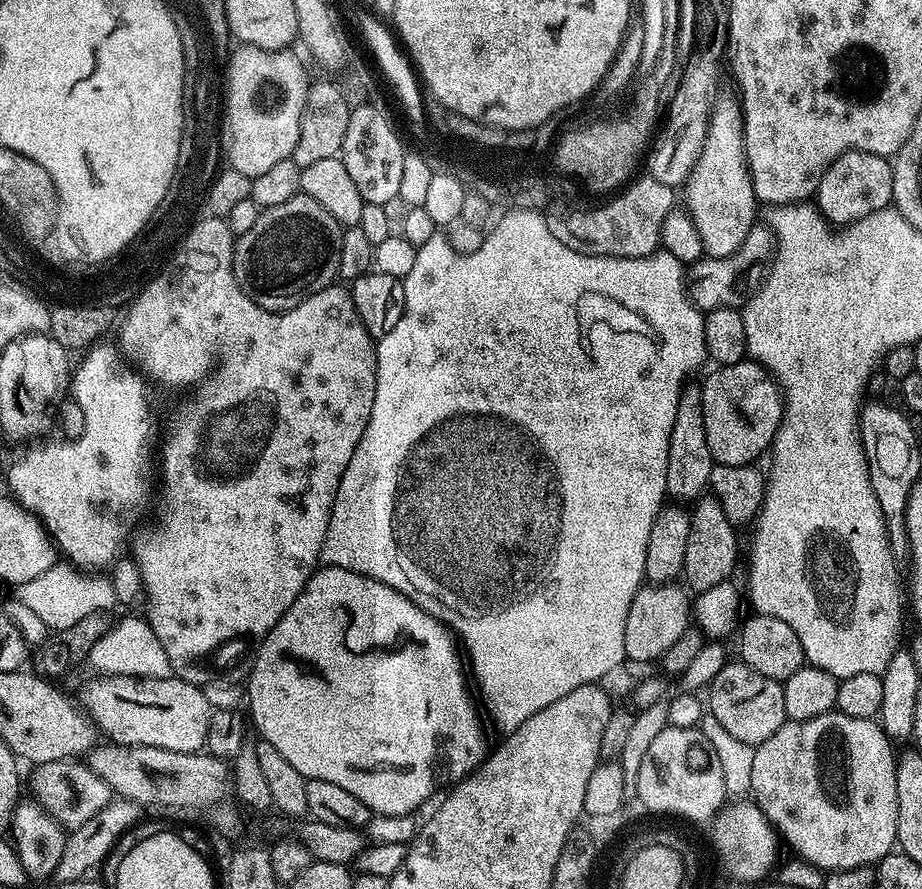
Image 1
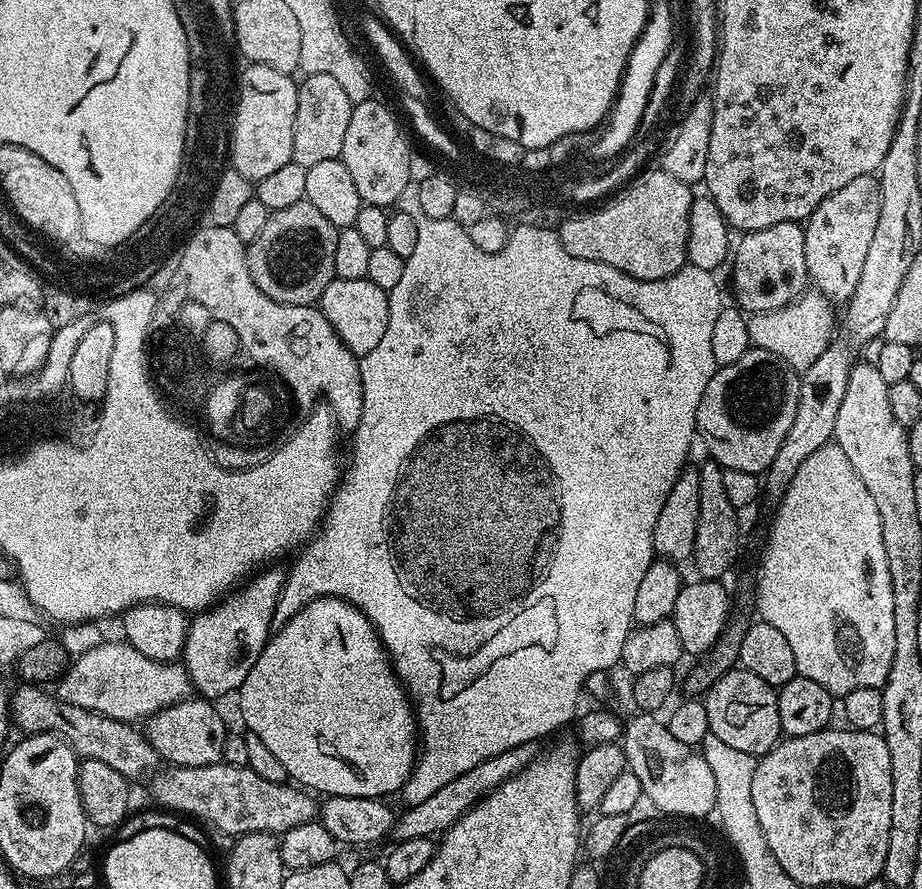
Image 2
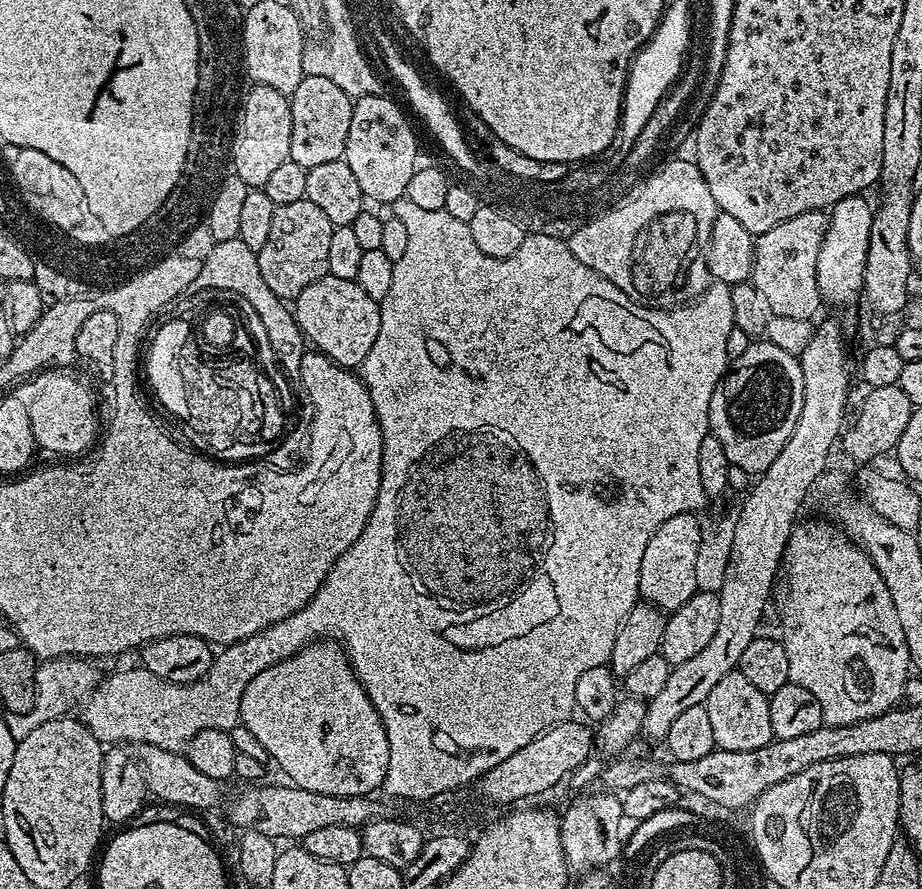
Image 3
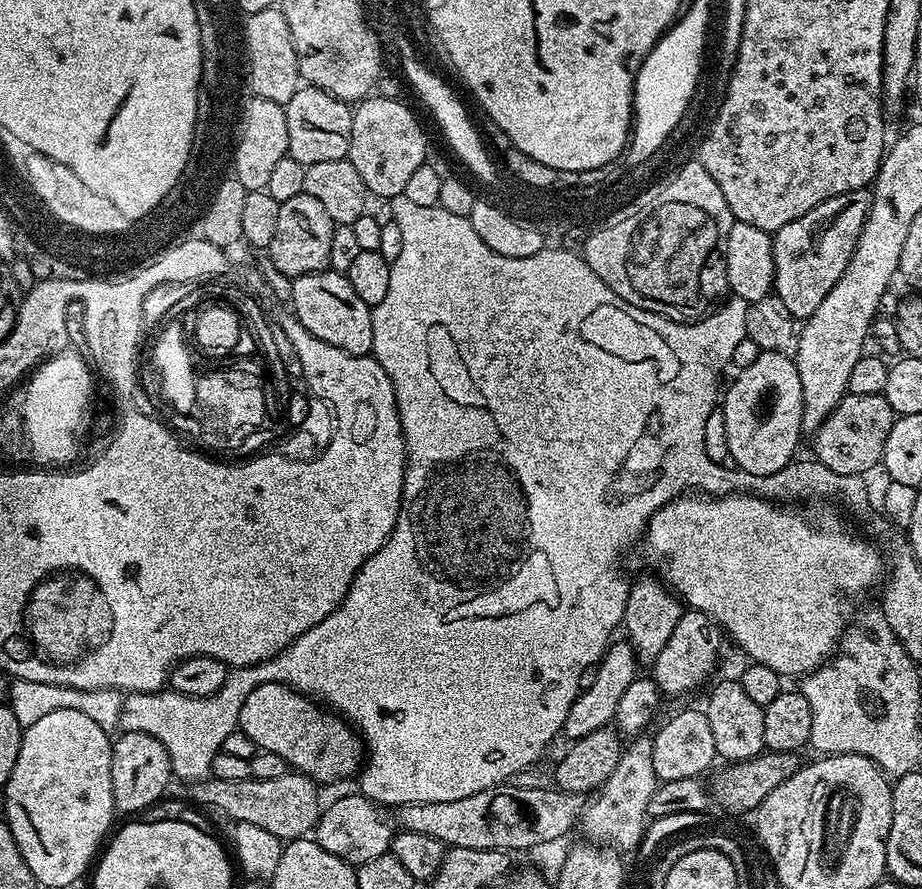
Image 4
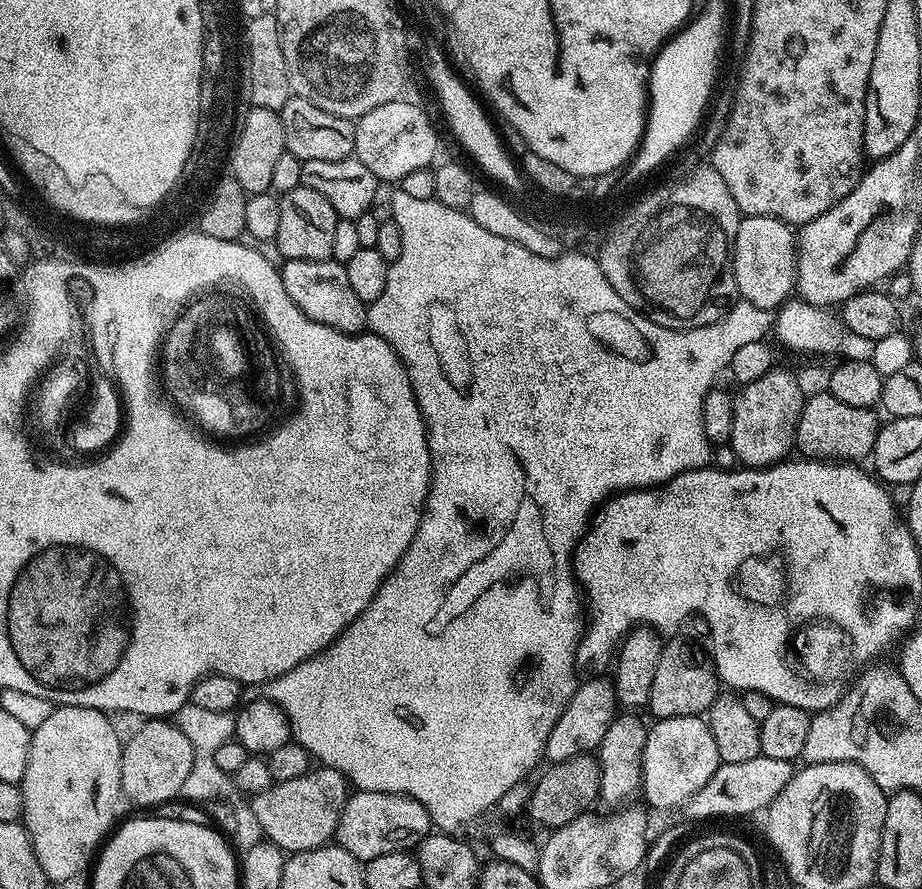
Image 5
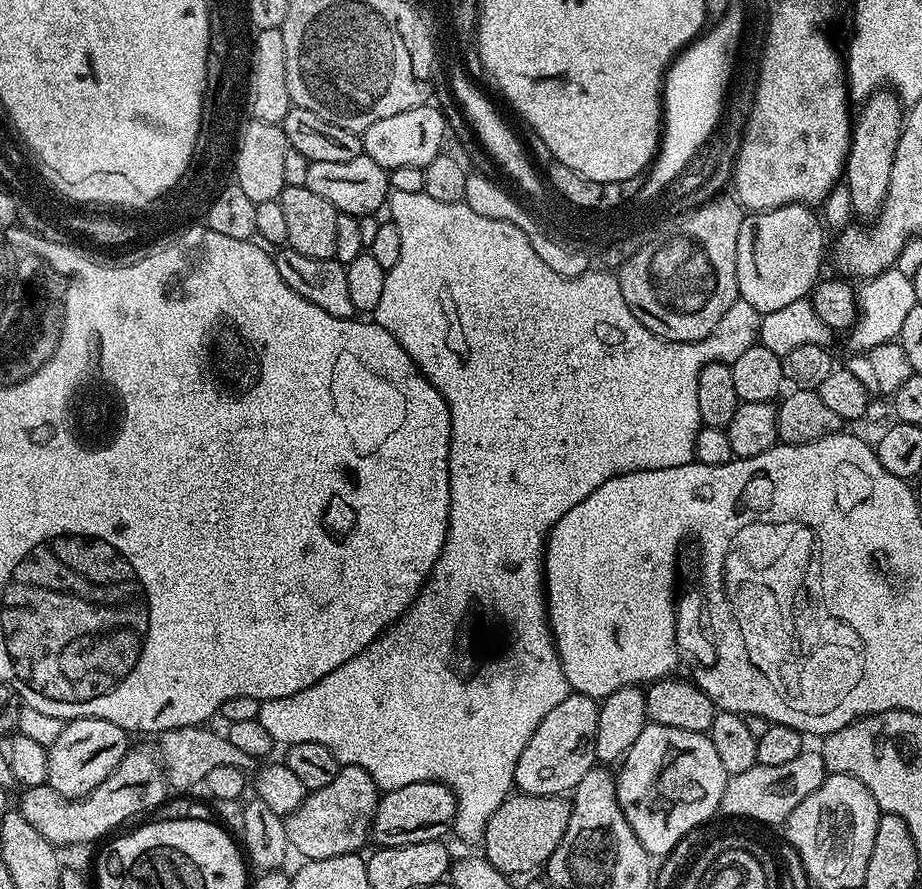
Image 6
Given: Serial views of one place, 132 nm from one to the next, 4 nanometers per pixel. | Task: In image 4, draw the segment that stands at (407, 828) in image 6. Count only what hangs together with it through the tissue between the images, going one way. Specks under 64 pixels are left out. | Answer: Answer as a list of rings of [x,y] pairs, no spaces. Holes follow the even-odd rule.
[[[362,794],[355,795],[340,796],[333,804],[325,803],[314,829],[315,842],[322,846],[322,850],[353,866],[370,862],[370,858],[378,858],[378,854],[389,851],[394,835],[394,828],[384,821],[380,813],[383,811]]]

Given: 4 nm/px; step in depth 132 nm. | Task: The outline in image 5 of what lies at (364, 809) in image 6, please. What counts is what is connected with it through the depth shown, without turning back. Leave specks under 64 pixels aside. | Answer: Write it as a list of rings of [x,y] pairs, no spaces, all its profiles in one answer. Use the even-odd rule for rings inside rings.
[[[327,766],[313,767],[302,778],[273,783],[271,788],[251,797],[263,835],[285,854],[323,848],[336,835],[338,818],[350,795],[350,785],[338,770]]]

